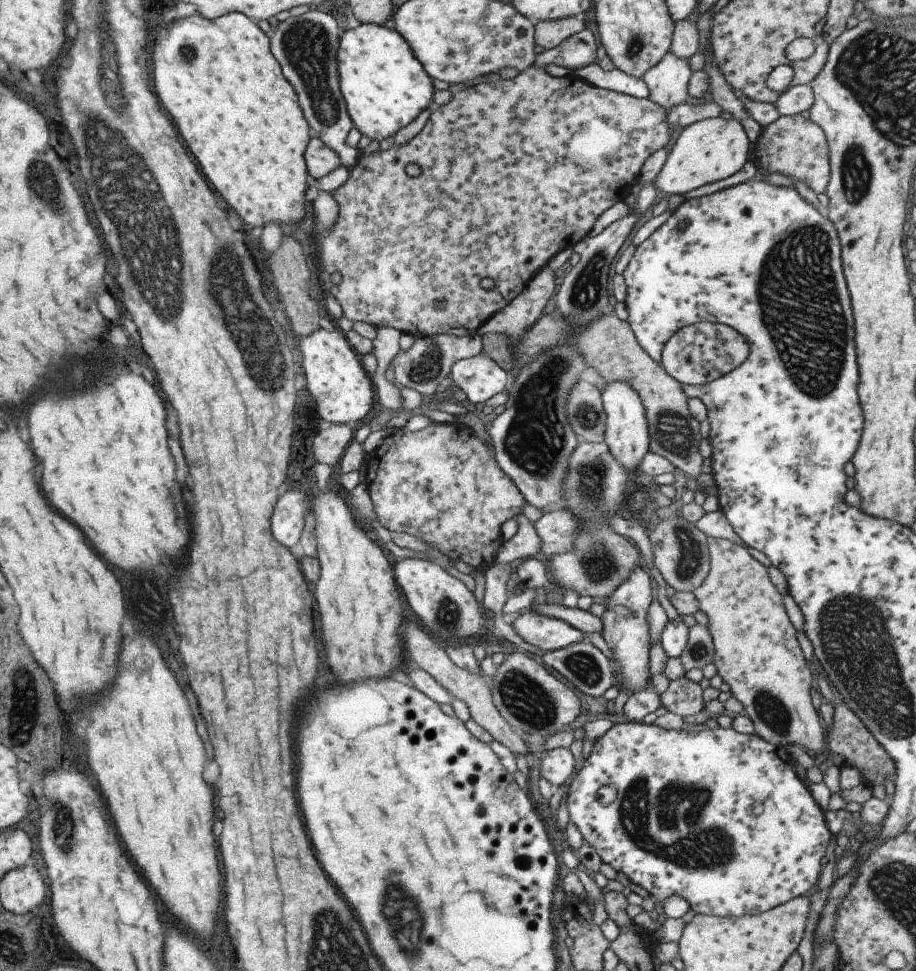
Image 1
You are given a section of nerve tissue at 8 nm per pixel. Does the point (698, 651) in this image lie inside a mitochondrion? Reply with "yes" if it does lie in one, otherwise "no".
yes

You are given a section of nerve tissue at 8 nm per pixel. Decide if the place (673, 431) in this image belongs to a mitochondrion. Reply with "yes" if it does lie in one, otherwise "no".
yes

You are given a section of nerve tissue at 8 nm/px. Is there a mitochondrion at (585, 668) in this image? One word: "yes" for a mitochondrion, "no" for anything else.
yes

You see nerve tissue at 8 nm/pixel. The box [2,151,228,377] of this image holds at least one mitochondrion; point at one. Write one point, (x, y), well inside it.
(40, 173)

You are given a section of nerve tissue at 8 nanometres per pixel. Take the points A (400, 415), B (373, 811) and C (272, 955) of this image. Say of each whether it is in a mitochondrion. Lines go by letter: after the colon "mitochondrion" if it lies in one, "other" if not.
A: other
B: other
C: other

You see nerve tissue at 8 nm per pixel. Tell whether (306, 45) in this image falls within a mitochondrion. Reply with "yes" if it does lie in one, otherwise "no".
yes

